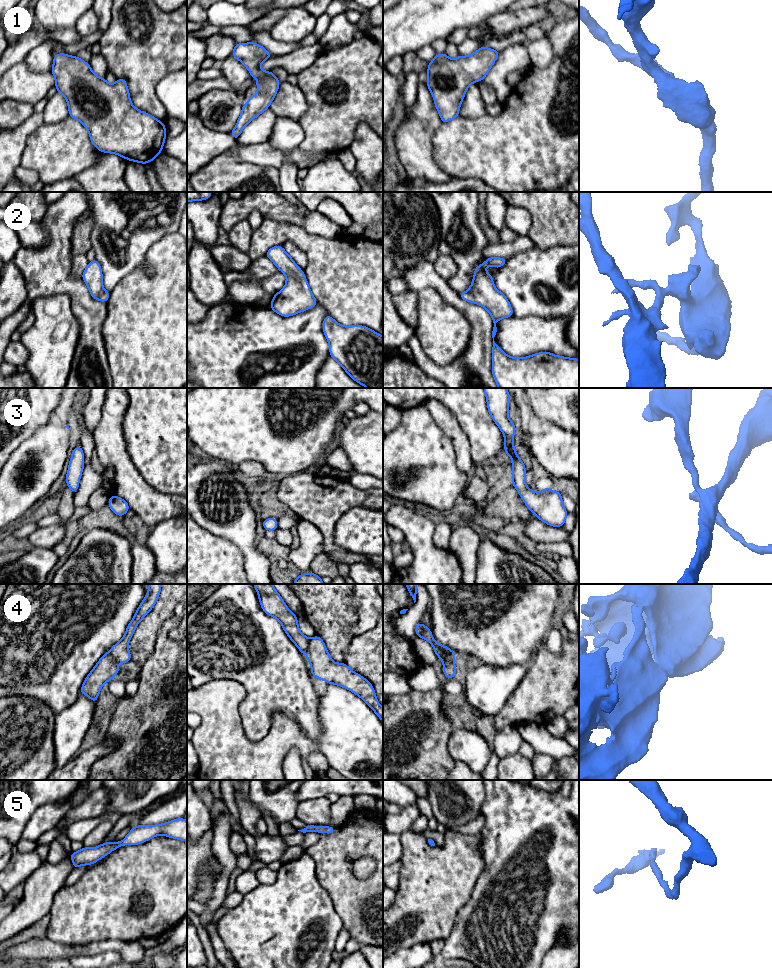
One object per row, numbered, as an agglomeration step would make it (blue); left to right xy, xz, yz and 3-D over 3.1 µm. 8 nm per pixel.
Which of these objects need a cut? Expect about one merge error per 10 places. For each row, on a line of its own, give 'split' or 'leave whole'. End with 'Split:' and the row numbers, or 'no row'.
1: leave whole
2: leave whole
3: leave whole
4: leave whole
5: leave whole
Split: no row

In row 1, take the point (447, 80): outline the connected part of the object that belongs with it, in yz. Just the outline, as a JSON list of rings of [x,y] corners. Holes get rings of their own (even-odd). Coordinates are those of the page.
[[[480,47],[470,56],[450,59],[446,53],[437,54],[428,63],[426,85],[434,97],[442,123],[459,116],[460,105],[468,87],[483,81],[500,51]]]

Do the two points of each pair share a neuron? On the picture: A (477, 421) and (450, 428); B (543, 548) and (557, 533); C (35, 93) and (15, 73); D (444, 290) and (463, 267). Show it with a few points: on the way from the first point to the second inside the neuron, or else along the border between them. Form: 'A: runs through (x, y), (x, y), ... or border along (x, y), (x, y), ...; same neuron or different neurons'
A: border along (446, 406), (453, 413), (471, 446); different neurons
B: border along (567, 539), (561, 542), (538, 543); different neurons
C: runs through (30, 88), (20, 78); same neuron
D: border along (447, 280), (447, 283), (458, 293); different neurons

